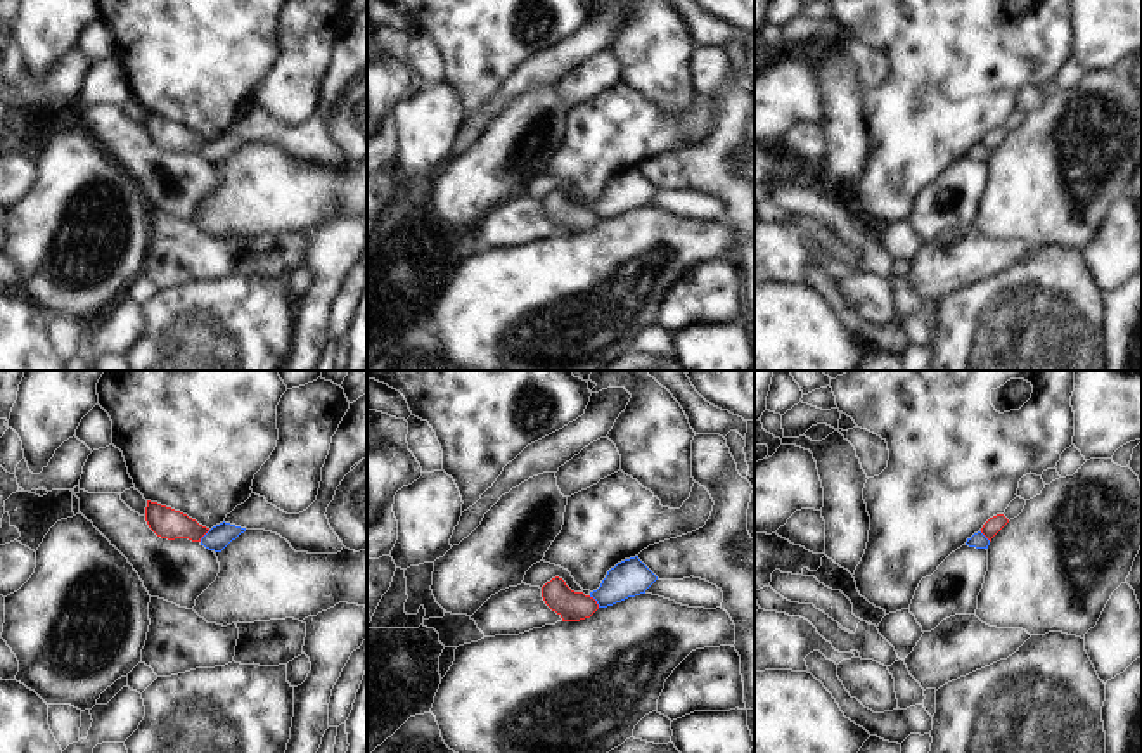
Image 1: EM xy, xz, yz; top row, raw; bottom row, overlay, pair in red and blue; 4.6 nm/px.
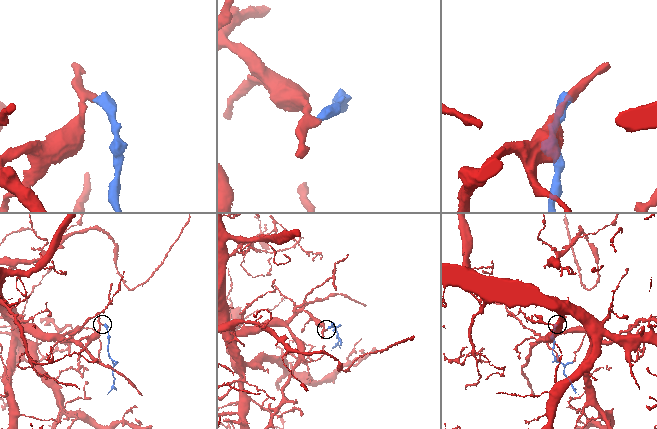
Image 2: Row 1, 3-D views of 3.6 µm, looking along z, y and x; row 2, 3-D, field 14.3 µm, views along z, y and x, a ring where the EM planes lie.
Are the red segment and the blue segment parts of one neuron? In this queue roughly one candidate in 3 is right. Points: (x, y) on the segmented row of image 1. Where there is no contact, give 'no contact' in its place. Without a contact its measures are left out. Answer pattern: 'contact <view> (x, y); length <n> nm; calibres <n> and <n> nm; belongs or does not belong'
contact xz (596, 601); length 80 nm; calibres 140 and 170 nm; does not belong

